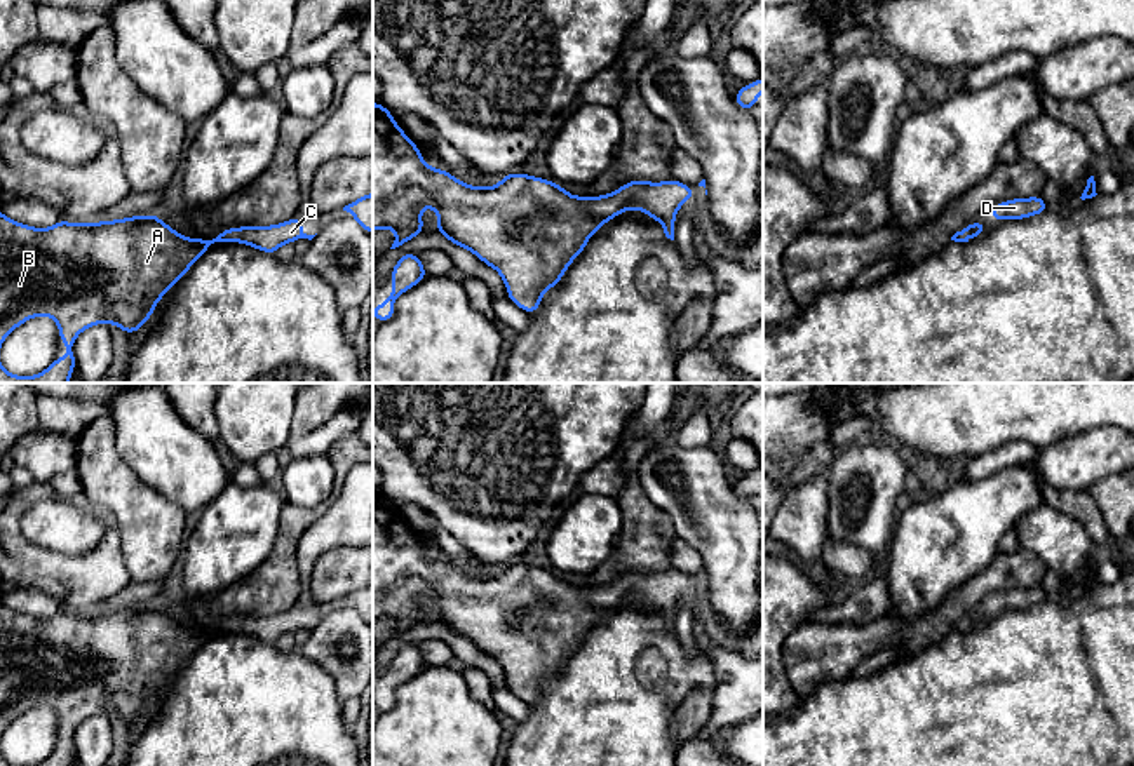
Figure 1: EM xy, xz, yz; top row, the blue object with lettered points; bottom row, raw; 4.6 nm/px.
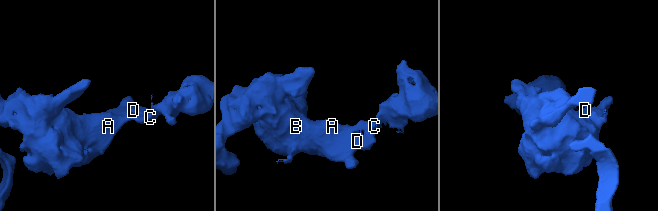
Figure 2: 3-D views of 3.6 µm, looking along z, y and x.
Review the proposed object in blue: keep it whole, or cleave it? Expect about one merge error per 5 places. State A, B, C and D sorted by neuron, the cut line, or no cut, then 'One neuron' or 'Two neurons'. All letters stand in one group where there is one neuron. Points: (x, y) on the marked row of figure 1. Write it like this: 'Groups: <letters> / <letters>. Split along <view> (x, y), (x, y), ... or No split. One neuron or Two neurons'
Groups: A B C D. No split. One neuron

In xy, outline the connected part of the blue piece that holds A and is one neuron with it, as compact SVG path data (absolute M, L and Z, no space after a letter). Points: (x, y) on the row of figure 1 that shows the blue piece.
M0 212L0 348L26 320L45 315L59 326L68 355L35 376L16 376L0 362L0 383L68 383L77 366L75 338L96 324L139 331L157 303L192 265L221 242L275 254L286 242L312 240L294 214L270 226L237 226L213 239L186 239L160 216L33 228Z

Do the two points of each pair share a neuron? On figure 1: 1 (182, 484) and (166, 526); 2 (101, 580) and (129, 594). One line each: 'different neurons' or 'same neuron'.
1: different neurons
2: different neurons

